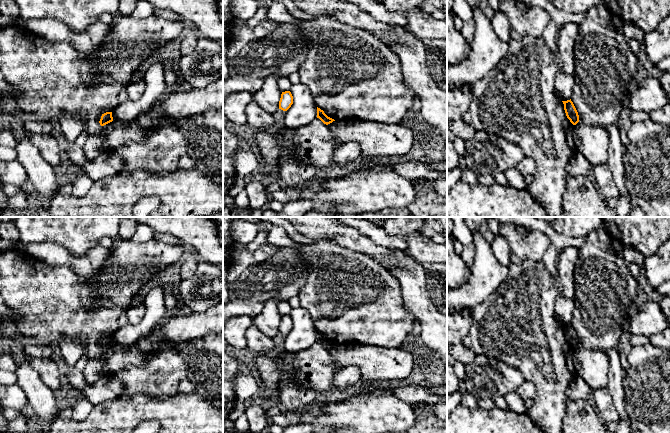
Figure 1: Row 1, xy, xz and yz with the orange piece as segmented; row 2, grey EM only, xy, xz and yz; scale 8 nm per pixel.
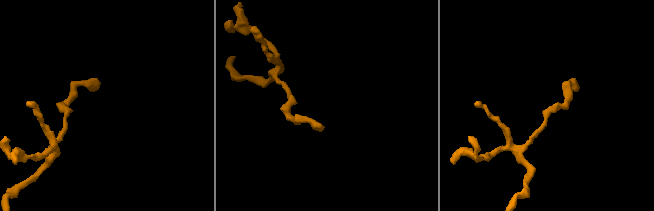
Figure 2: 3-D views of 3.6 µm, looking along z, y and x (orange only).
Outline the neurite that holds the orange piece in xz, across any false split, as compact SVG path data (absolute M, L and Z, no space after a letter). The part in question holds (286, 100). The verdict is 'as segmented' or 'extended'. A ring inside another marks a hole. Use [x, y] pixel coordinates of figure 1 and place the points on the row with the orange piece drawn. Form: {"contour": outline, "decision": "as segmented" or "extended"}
{"contour": "M290 91L282 92L279 101L279 109L287 111L293 104L293 96Z", "decision": "as segmented"}

